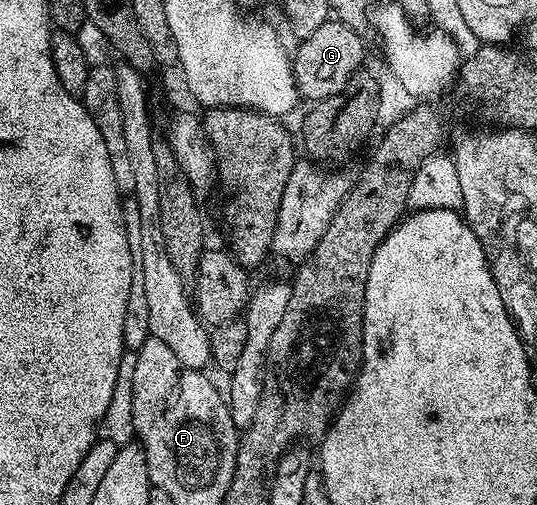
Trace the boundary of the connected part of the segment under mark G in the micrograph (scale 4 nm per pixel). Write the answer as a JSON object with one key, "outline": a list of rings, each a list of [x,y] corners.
{"outline":[[[329,17],[325,23],[318,25],[318,29],[307,32],[300,43],[300,48],[294,51],[292,61],[292,72],[296,78],[296,84],[301,96],[305,100],[319,101],[326,97],[334,97],[350,81],[352,75],[361,70],[364,59],[364,39],[360,36],[361,32],[355,27],[341,23],[335,17]]]}

